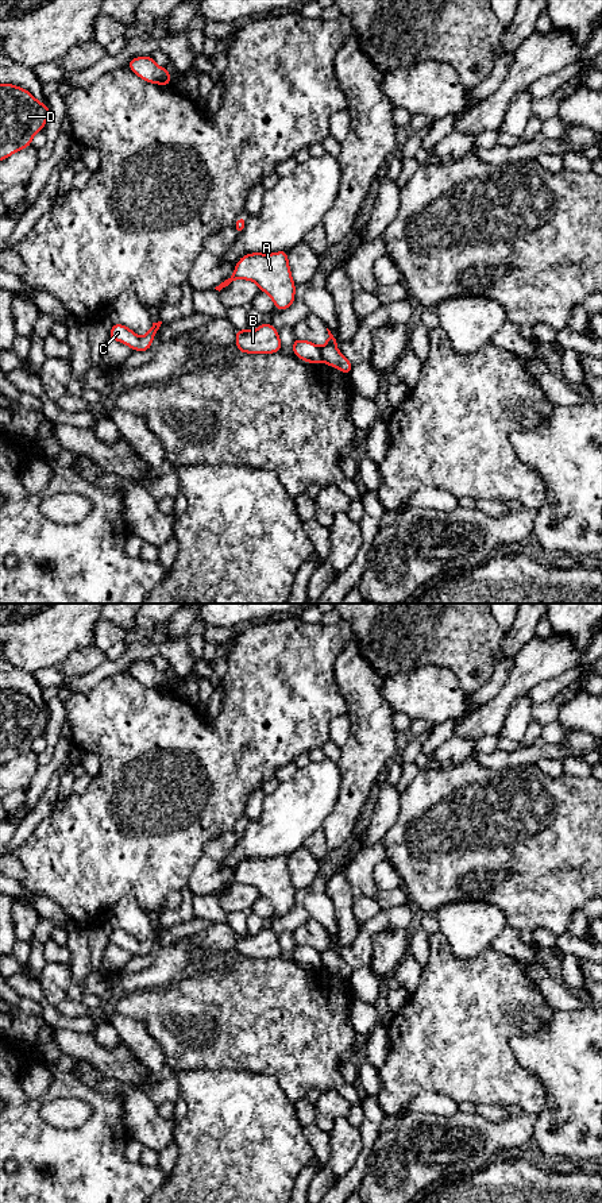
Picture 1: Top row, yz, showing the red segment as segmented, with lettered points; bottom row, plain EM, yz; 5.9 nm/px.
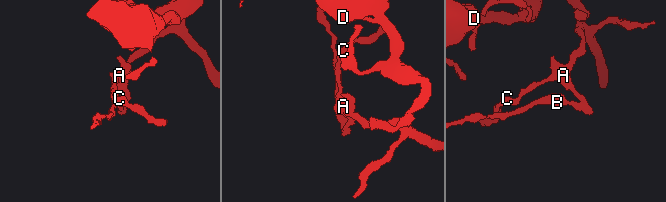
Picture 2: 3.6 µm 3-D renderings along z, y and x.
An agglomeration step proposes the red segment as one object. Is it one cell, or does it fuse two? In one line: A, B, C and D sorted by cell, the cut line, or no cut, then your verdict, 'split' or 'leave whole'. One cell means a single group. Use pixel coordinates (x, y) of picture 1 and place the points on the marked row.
A C D / B | yz (319, 347), (323, 359) | split

